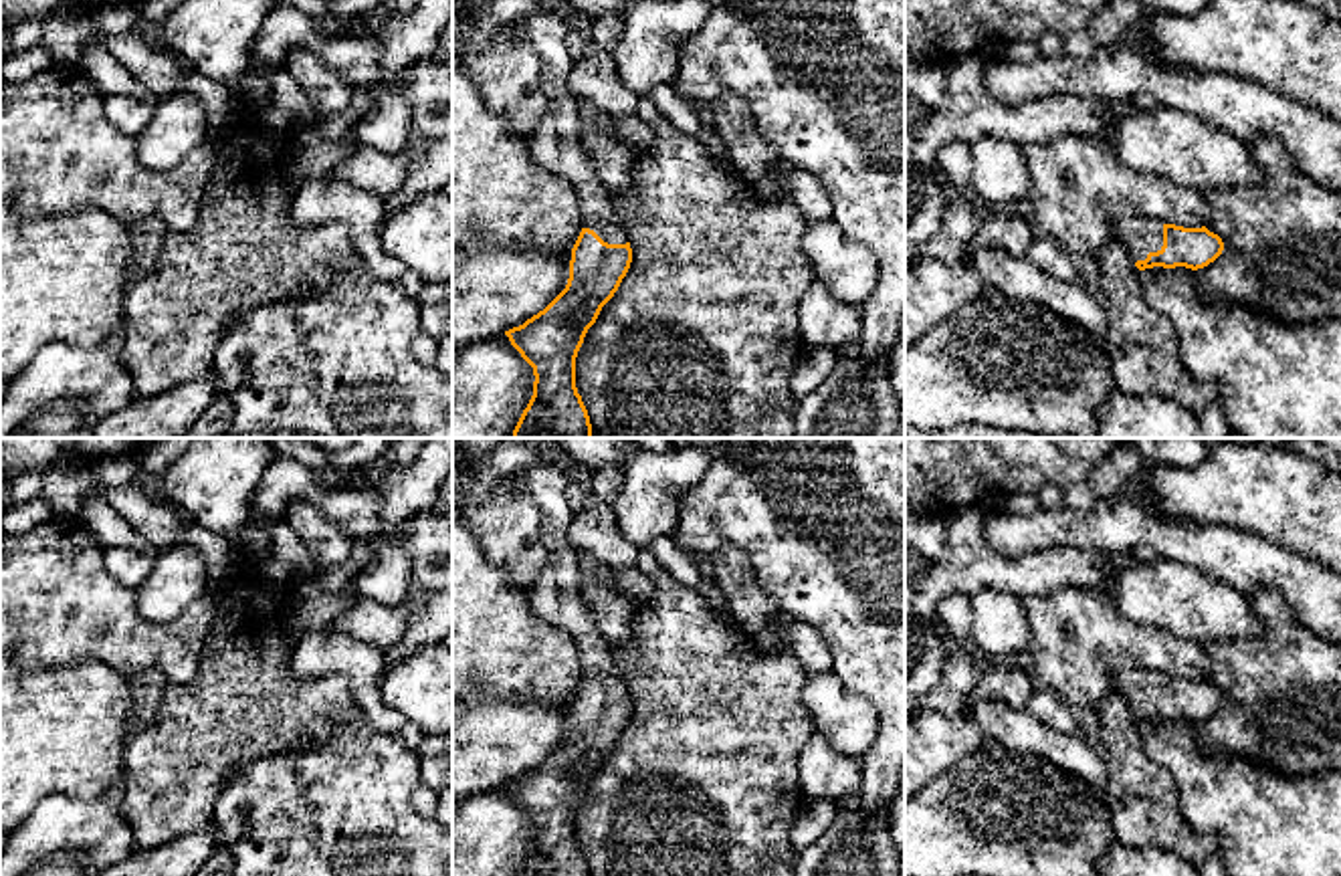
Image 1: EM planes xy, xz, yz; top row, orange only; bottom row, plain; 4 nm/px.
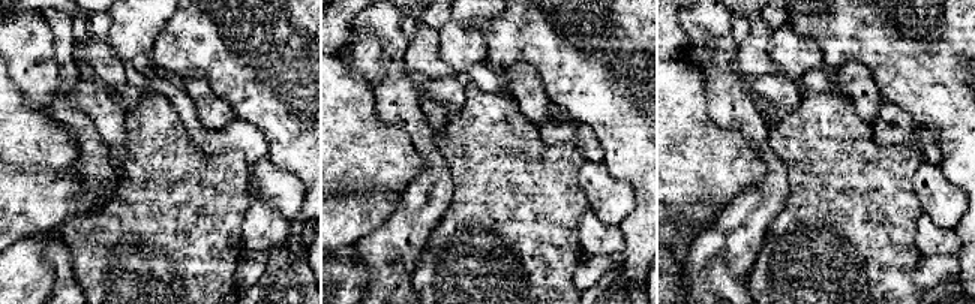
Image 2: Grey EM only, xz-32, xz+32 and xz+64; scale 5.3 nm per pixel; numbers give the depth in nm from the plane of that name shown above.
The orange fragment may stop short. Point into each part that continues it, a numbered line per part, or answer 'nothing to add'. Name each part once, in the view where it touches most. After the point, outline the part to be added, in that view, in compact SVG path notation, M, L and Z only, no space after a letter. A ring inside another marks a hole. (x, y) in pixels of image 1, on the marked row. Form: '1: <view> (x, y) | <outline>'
1: yz (1140, 235) | M1131 218L1117 222L1109 232L1109 242L1123 242L1133 258L1145 260L1149 252L1163 246L1163 224L1157 218Z

